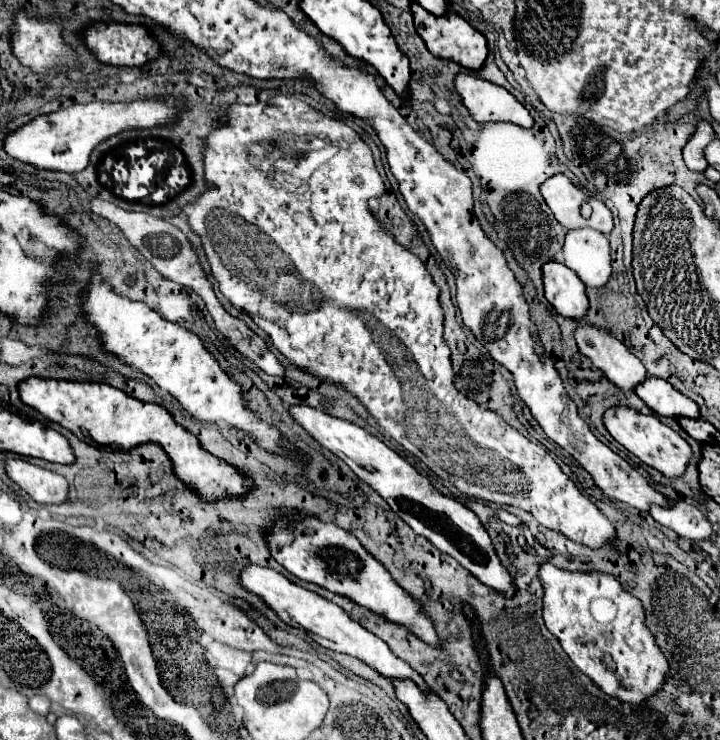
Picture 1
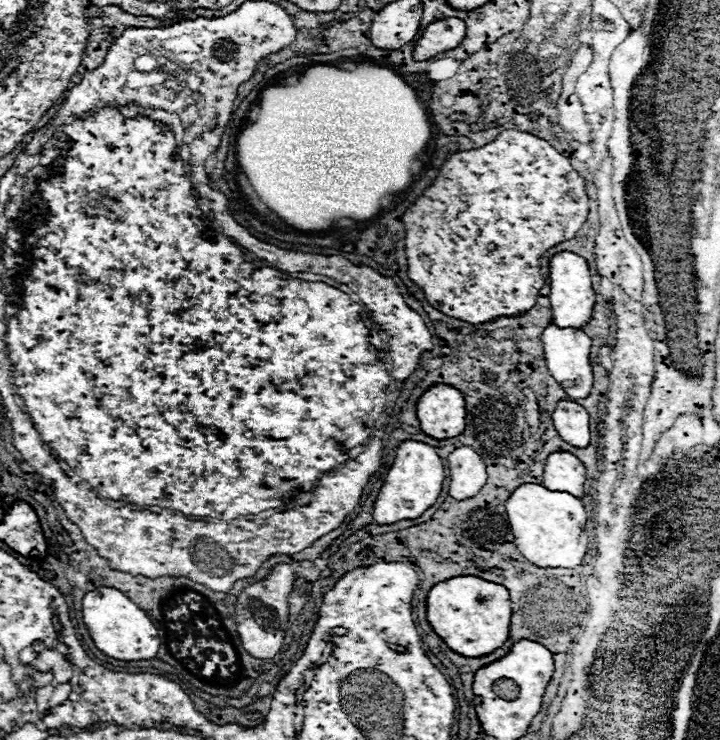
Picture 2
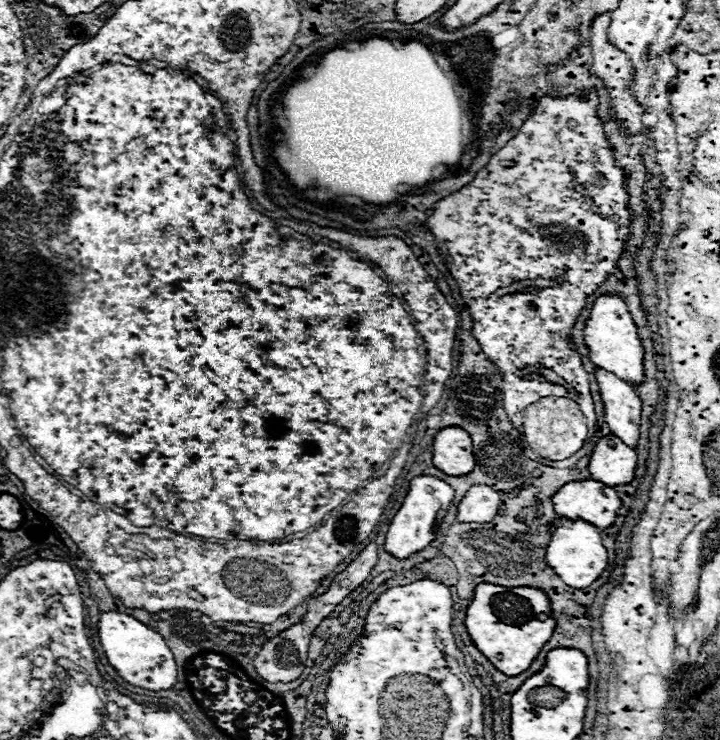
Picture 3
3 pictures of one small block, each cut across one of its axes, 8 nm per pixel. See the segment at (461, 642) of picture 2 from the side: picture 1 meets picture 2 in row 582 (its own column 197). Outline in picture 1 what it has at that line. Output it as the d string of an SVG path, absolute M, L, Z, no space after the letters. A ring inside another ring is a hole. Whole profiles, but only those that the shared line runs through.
M28 378L20 382L20 398L30 408L44 414L48 420L64 426L76 434L82 442L108 448L110 452L128 452L142 444L154 442L162 446L172 462L174 476L200 496L202 502L218 502L224 498L242 498L254 490L254 482L242 470L234 468L226 460L206 452L200 440L182 428L172 414L158 406L138 402L126 392L98 382L68 382L68 380L42 380Z

